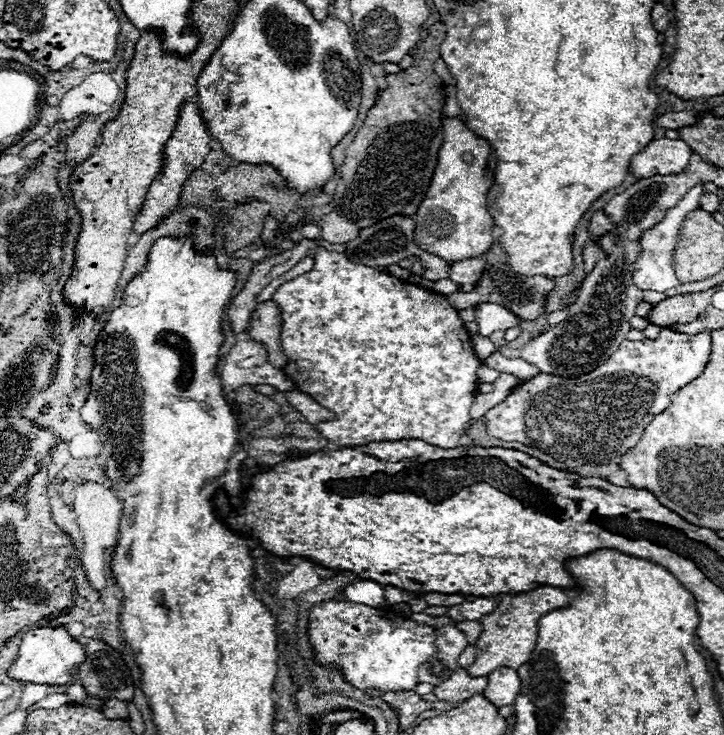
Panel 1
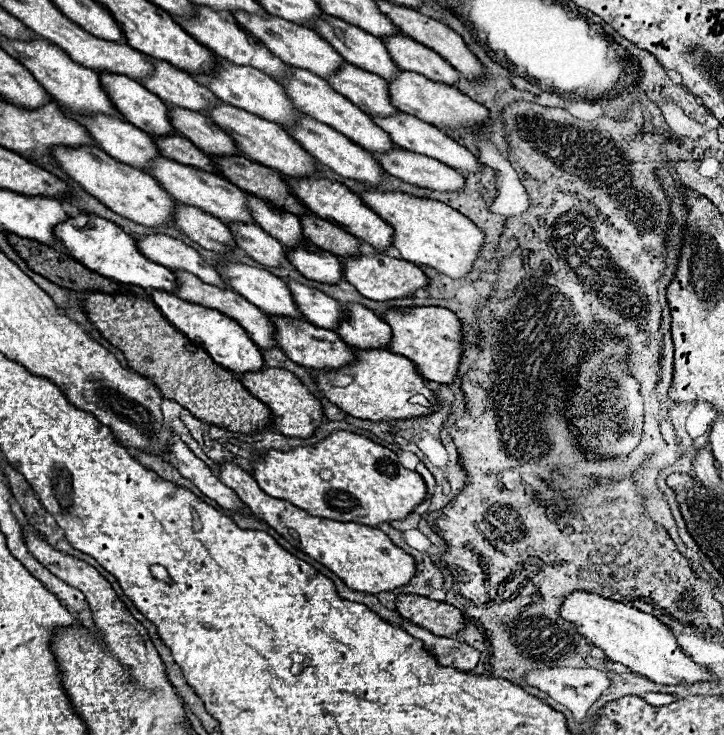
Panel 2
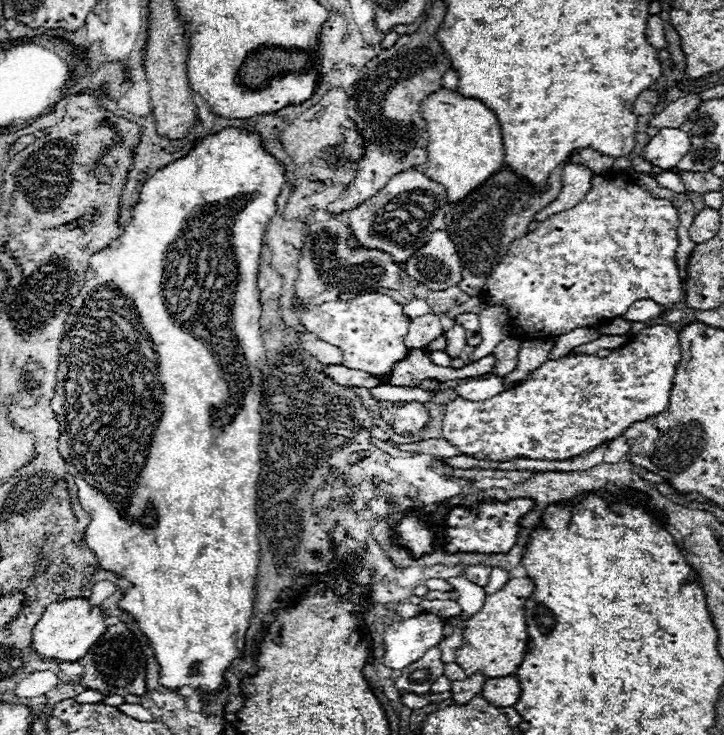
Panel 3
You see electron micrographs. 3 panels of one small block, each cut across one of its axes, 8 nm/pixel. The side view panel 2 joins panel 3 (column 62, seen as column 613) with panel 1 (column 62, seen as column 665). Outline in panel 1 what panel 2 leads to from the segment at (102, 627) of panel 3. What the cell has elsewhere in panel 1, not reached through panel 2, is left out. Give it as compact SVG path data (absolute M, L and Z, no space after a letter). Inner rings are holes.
M56 626L56 628L34 628L24 634L18 658L14 664L8 668L8 676L20 680L20 682L34 682L34 684L68 684L72 676L76 674L76 668L86 660L84 646L74 640L68 632L66 626Z

